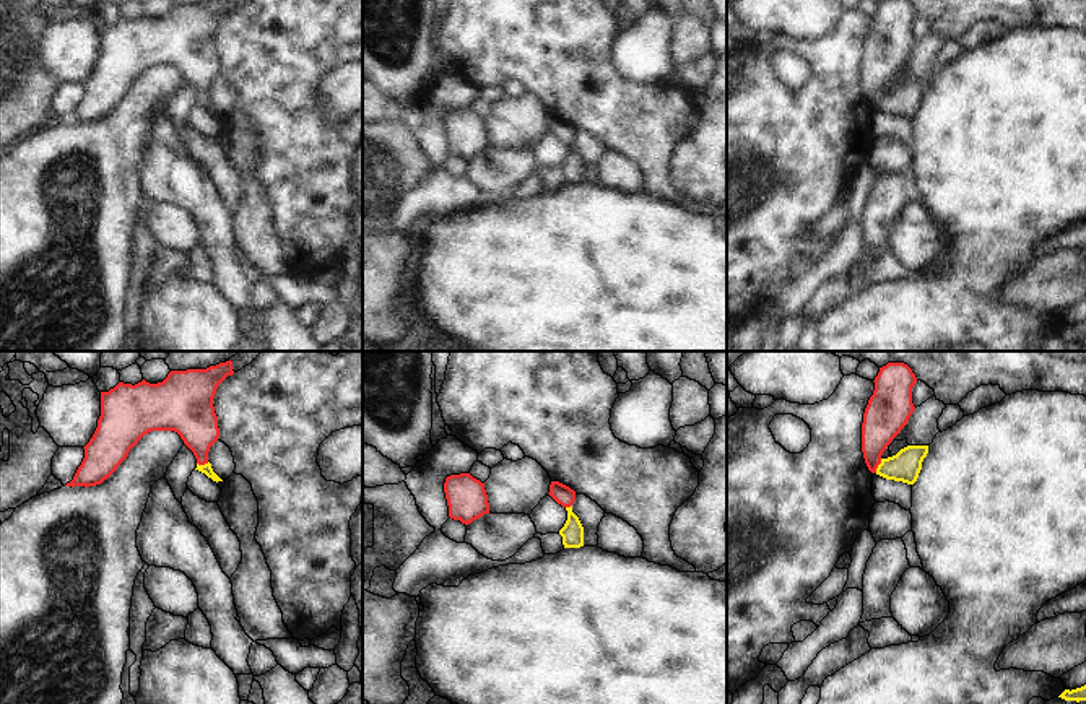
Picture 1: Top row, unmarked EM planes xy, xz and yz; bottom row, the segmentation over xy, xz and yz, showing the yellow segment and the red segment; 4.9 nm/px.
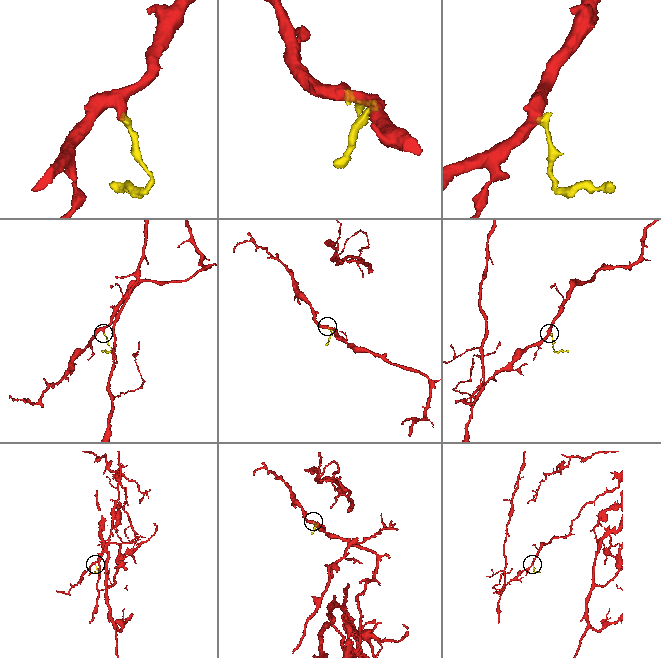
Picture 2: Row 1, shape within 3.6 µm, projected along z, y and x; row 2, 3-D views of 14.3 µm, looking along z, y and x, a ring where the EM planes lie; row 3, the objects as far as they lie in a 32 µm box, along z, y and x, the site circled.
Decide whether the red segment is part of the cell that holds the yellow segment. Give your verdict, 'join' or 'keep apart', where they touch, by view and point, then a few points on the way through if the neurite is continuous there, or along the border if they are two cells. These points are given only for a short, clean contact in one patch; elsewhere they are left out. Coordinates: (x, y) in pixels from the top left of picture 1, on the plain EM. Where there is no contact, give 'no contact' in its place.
join; contact yz (878, 101); way yz (906, 101), (878, 101), (875, 72), (885, 52)

